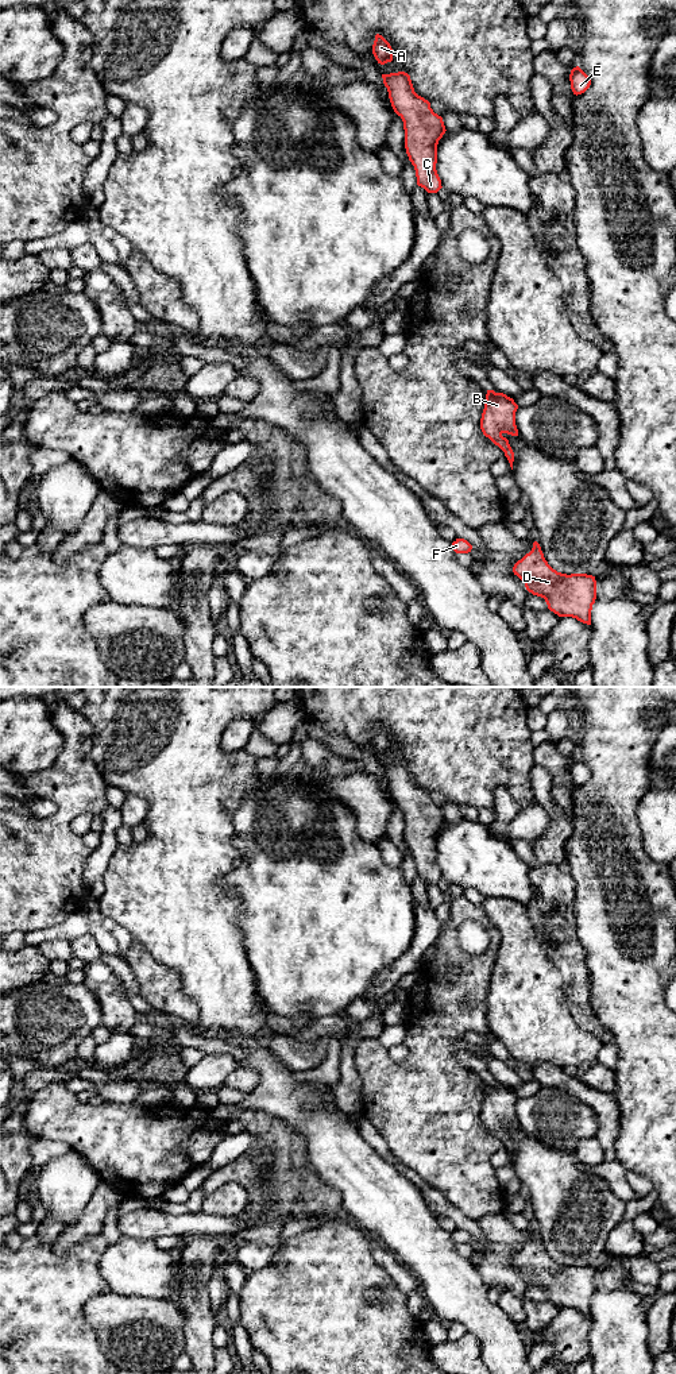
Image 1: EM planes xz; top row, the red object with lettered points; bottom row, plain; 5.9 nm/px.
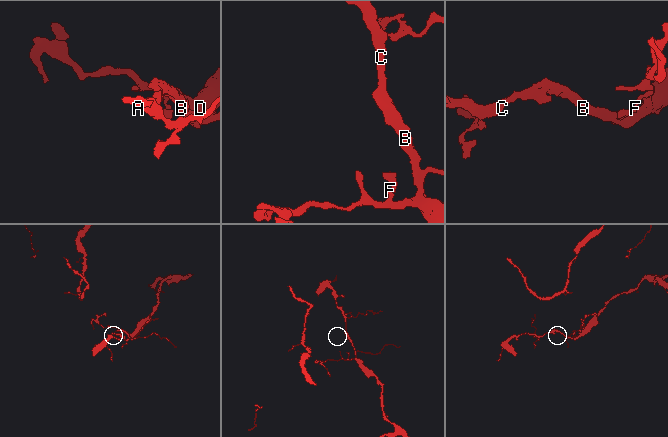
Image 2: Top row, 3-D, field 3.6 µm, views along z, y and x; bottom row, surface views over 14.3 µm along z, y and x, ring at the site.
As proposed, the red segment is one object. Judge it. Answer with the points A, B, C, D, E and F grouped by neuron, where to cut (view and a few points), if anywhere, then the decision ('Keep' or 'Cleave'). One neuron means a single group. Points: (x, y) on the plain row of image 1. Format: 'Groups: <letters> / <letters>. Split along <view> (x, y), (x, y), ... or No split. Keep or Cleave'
Groups: A B C D E F. No split. Keep

